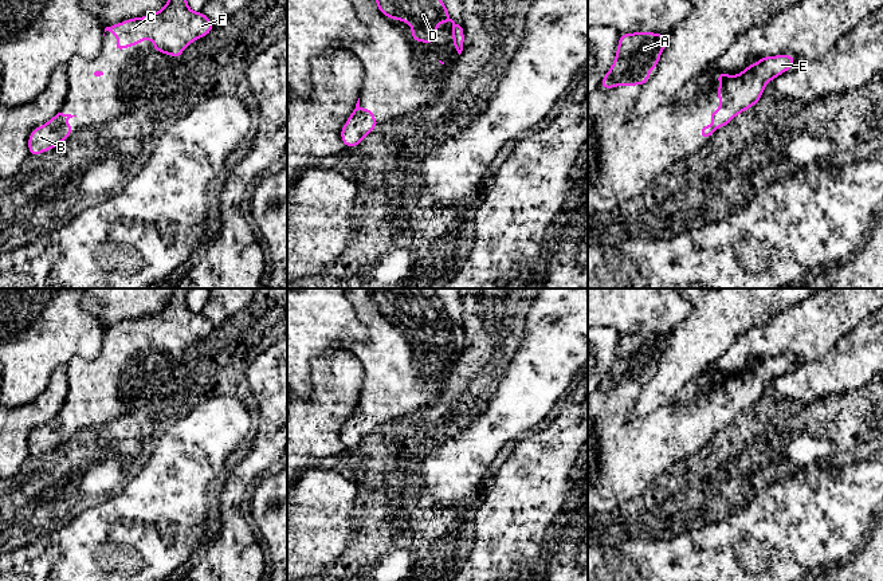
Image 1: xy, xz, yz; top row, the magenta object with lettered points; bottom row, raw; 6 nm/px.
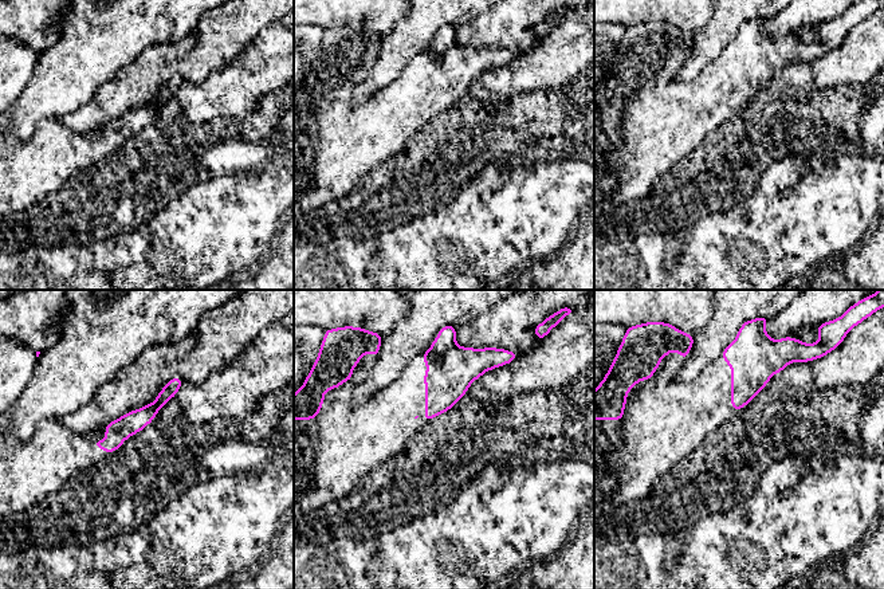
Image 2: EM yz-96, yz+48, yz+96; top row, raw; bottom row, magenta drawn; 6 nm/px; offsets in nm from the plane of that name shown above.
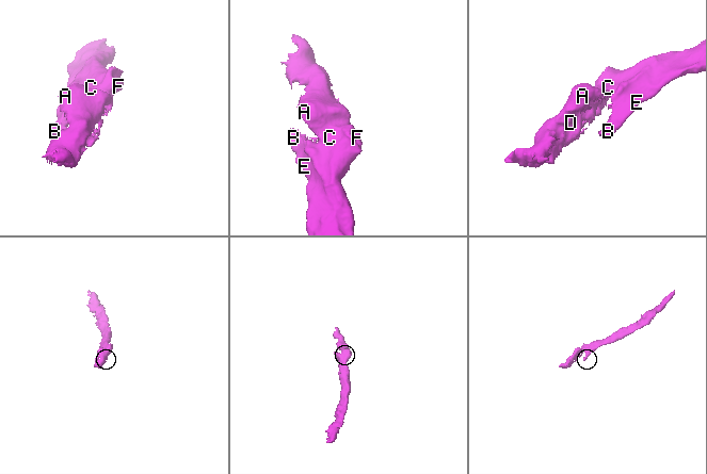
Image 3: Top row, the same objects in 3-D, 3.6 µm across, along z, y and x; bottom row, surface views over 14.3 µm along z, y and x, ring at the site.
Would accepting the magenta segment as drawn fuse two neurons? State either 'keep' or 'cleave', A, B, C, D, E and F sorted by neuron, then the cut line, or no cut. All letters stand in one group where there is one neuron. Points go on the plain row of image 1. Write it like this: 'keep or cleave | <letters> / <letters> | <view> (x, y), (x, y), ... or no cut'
keep | A B C D E F | no cut

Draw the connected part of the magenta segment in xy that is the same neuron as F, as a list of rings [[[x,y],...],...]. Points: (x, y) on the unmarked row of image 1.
[[[174,288],[161,311],[106,327],[105,333],[117,335],[113,349],[122,352],[150,339],[157,353],[181,358],[185,348],[213,330],[204,313],[193,313],[188,307],[188,291],[189,288]]]

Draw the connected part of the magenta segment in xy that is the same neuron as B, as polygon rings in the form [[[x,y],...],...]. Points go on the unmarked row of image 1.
[[[60,409],[47,424],[35,428],[28,437],[30,455],[39,456],[62,444],[74,431],[66,424],[72,417],[76,416],[63,415]]]

